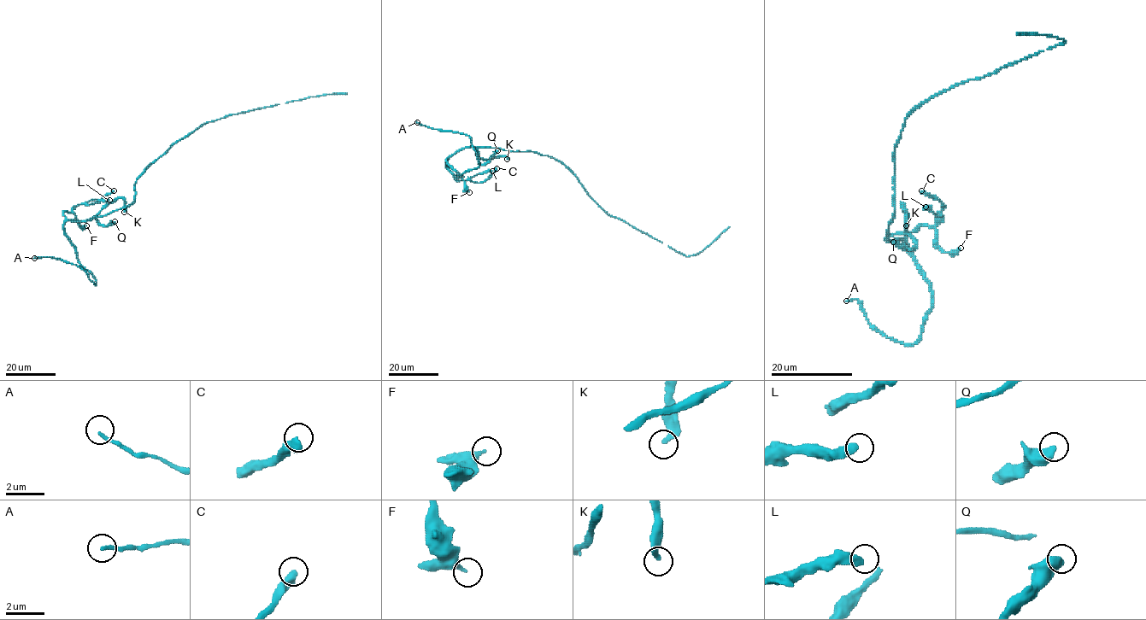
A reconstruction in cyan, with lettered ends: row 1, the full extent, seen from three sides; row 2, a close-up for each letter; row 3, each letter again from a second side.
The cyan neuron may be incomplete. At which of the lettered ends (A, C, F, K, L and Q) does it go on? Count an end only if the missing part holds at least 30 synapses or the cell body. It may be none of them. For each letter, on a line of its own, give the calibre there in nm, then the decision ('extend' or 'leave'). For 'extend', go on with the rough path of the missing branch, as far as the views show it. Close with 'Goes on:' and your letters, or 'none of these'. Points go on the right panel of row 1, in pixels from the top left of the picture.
A: 170 nm | leave
C: 500 nm | leave
F: 260 nm | leave
K: 300 nm | leave
L: 460 nm | leave
Q: 550 nm | leave
Goes on: none of these

